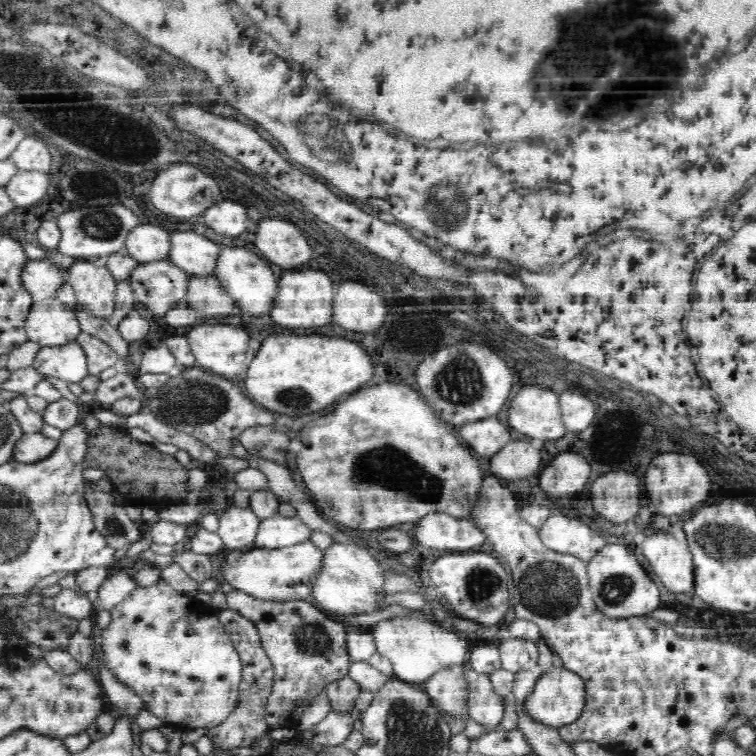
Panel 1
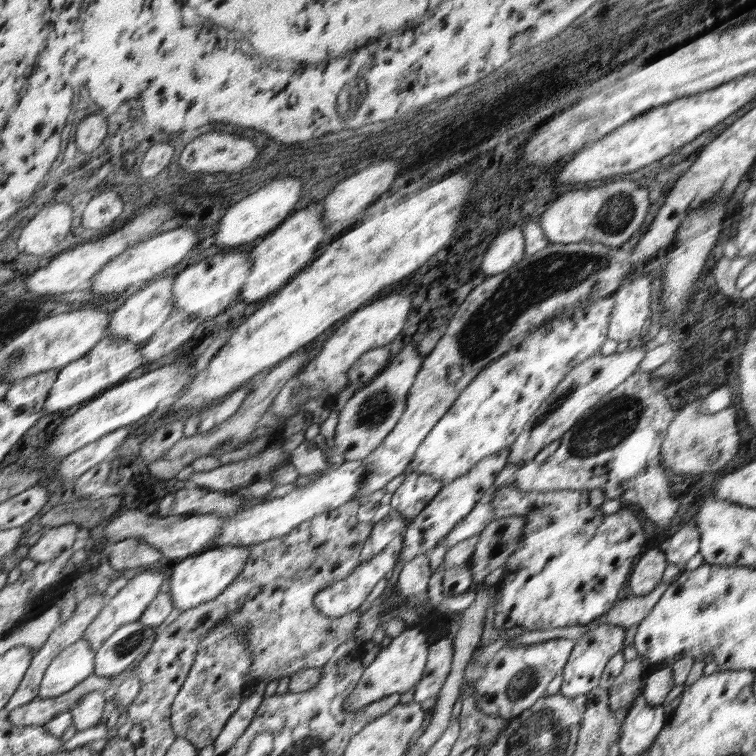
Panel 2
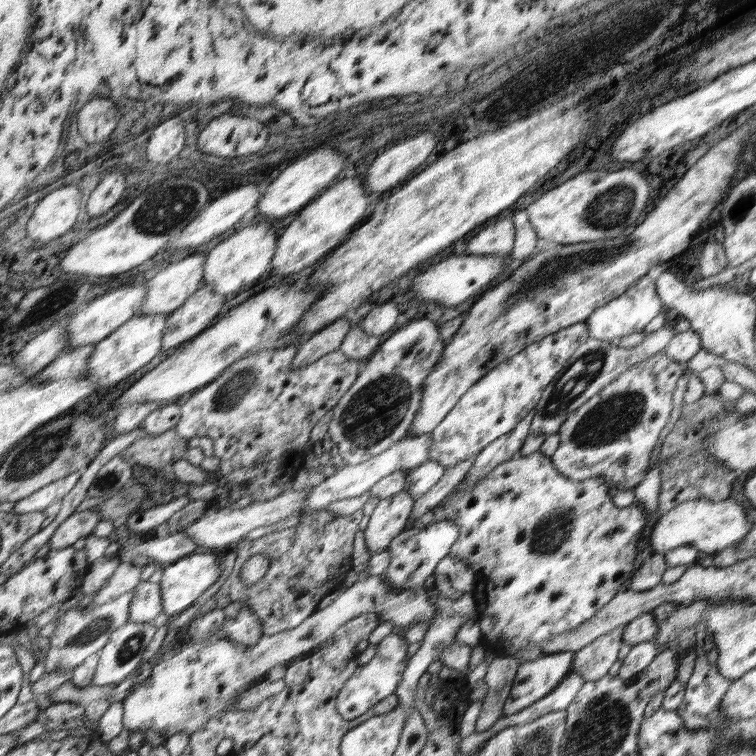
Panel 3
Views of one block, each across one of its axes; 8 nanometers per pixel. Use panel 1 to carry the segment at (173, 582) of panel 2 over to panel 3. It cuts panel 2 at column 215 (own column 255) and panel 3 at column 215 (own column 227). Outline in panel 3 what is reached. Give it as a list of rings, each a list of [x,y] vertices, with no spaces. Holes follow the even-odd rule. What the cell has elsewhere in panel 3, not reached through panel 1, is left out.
[[[199,551],[184,556],[174,563],[163,566],[162,580],[159,582],[162,592],[162,613],[171,619],[186,610],[204,590],[208,590],[220,576],[218,560],[212,556],[212,551]]]

